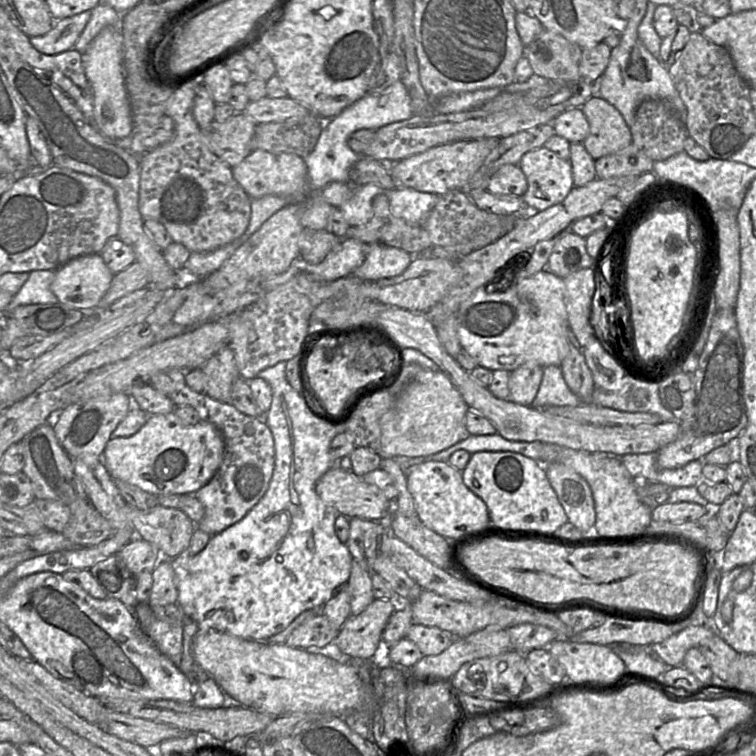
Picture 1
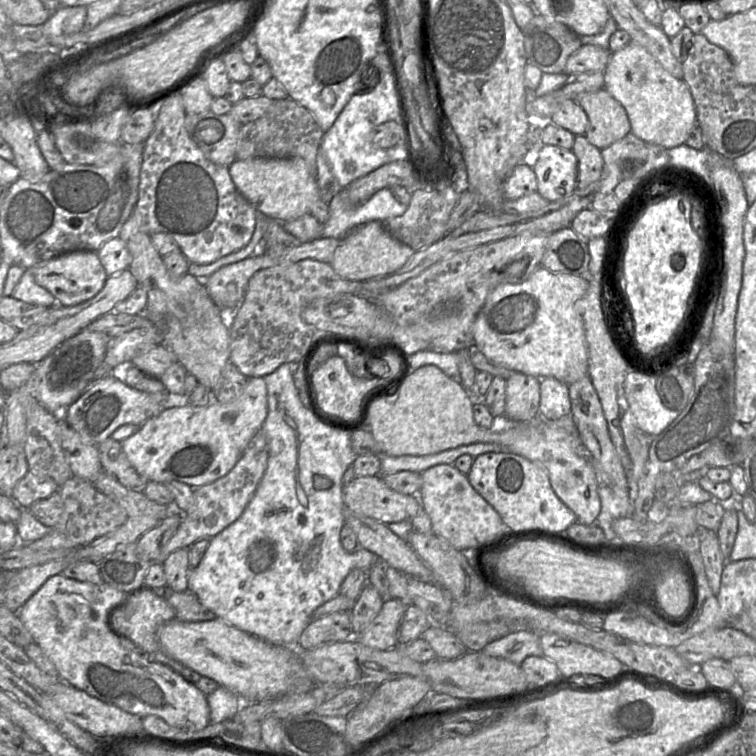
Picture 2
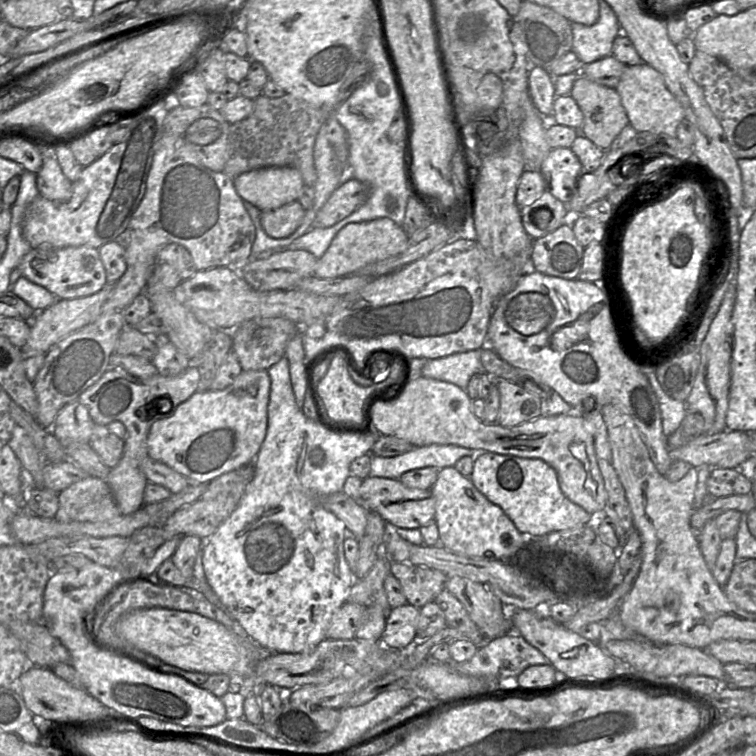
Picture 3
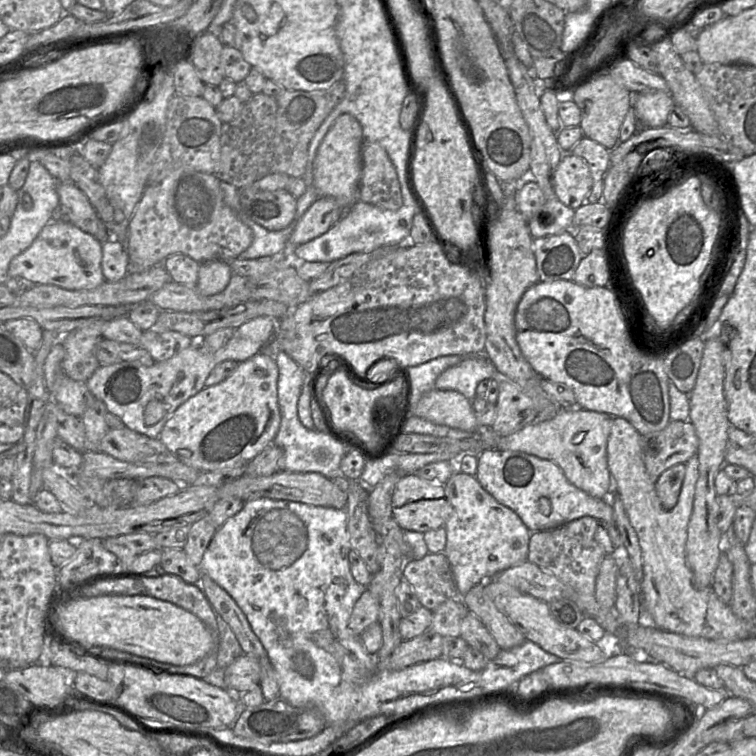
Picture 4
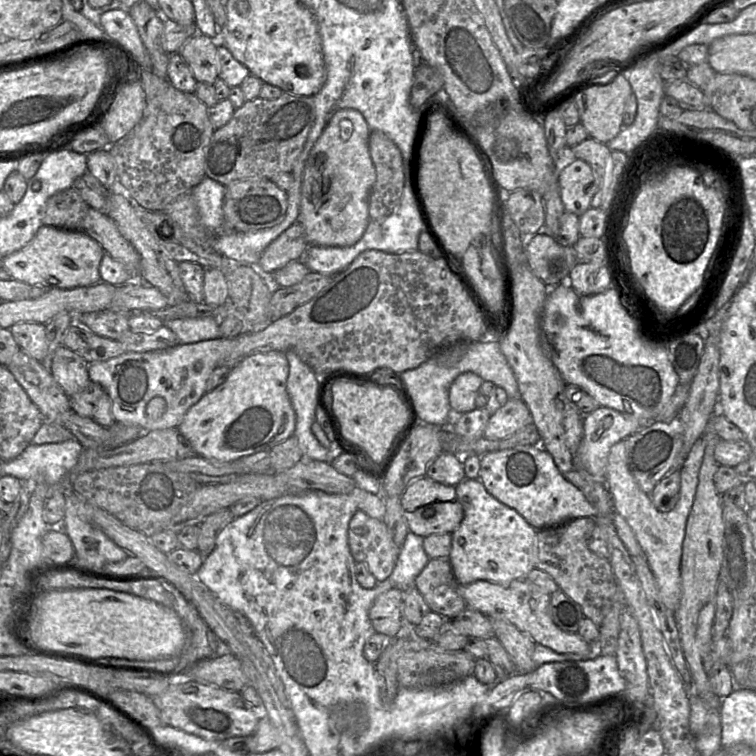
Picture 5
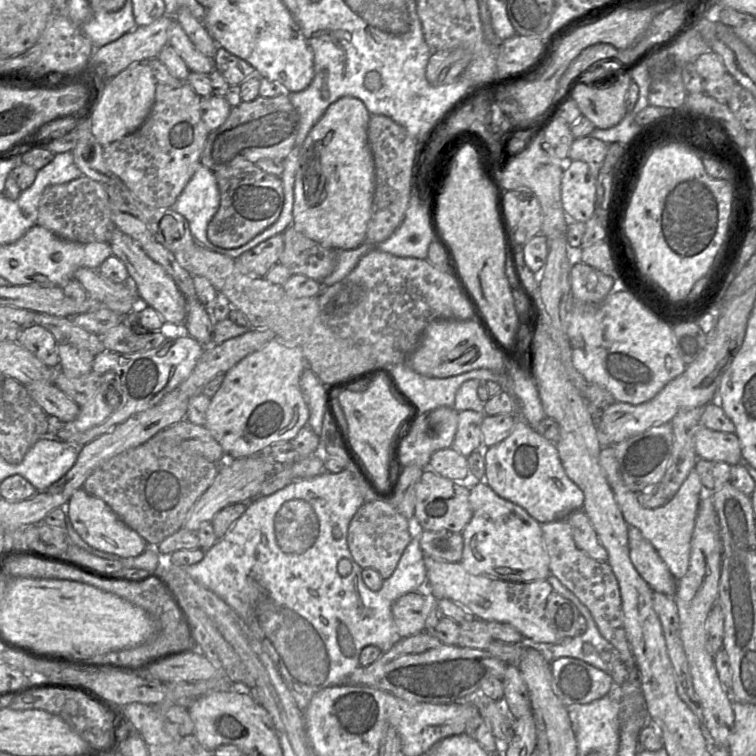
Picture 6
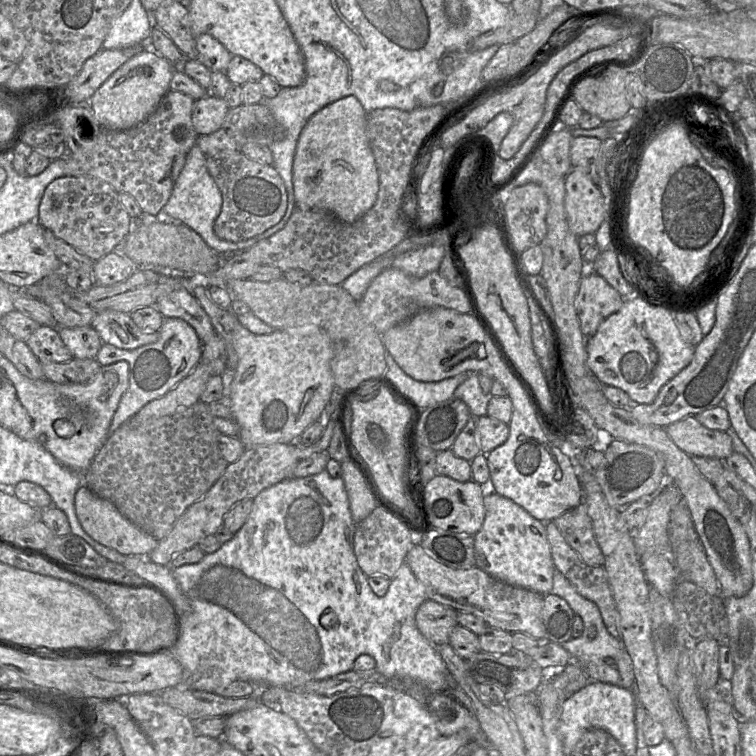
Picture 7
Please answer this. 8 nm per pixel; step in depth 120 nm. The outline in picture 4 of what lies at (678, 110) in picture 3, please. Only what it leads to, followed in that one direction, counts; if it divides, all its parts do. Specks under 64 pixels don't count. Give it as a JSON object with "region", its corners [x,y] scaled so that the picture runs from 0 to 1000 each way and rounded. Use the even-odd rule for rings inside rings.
{"region":[[[847,123],[836,126],[836,142],[845,169],[869,169],[882,165],[884,152],[893,135],[885,123]]]}

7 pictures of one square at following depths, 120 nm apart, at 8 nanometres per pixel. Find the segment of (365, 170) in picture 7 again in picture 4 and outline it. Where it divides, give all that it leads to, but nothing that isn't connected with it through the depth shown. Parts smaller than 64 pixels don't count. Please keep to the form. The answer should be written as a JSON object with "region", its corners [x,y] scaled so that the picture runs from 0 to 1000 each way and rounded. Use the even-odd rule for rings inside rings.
{"region":[[[463,151],[450,152],[427,183],[415,210],[414,245],[422,261],[440,261],[455,276],[475,265],[478,198],[481,188],[476,163]]]}

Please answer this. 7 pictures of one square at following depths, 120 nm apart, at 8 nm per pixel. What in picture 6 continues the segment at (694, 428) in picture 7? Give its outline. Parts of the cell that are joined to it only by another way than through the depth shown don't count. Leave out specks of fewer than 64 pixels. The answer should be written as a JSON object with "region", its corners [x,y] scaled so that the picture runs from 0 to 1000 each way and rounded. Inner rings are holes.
{"region":[[[925,562],[919,574],[919,597],[923,607],[978,614],[980,590],[972,573],[944,570]]]}

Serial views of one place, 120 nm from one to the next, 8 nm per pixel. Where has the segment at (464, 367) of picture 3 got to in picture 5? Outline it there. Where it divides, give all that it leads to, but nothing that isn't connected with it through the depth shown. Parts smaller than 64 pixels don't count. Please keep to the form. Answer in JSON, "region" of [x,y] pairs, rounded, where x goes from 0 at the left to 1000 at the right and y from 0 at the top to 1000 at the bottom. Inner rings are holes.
{"region":[[[626,492],[611,493],[599,504],[594,513],[594,530],[602,550],[630,541],[630,524],[639,505]]]}

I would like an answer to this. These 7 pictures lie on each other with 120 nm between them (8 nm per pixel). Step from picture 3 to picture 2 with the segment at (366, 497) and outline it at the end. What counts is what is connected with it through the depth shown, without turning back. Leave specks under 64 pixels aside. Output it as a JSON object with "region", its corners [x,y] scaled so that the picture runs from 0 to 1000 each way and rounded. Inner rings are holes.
{"region":[[[505,628],[472,630],[454,643],[455,669],[508,693],[530,690],[546,685],[558,672],[553,655],[534,655],[515,646]]]}

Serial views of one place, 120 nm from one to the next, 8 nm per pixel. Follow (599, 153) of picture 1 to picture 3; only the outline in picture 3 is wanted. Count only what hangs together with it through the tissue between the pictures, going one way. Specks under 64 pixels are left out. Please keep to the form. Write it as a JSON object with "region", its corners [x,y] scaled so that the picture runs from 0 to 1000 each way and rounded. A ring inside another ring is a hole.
{"region":[[[767,101],[753,126],[771,149],[767,176],[794,197],[806,198],[812,183],[832,164],[813,116],[796,114]]]}

